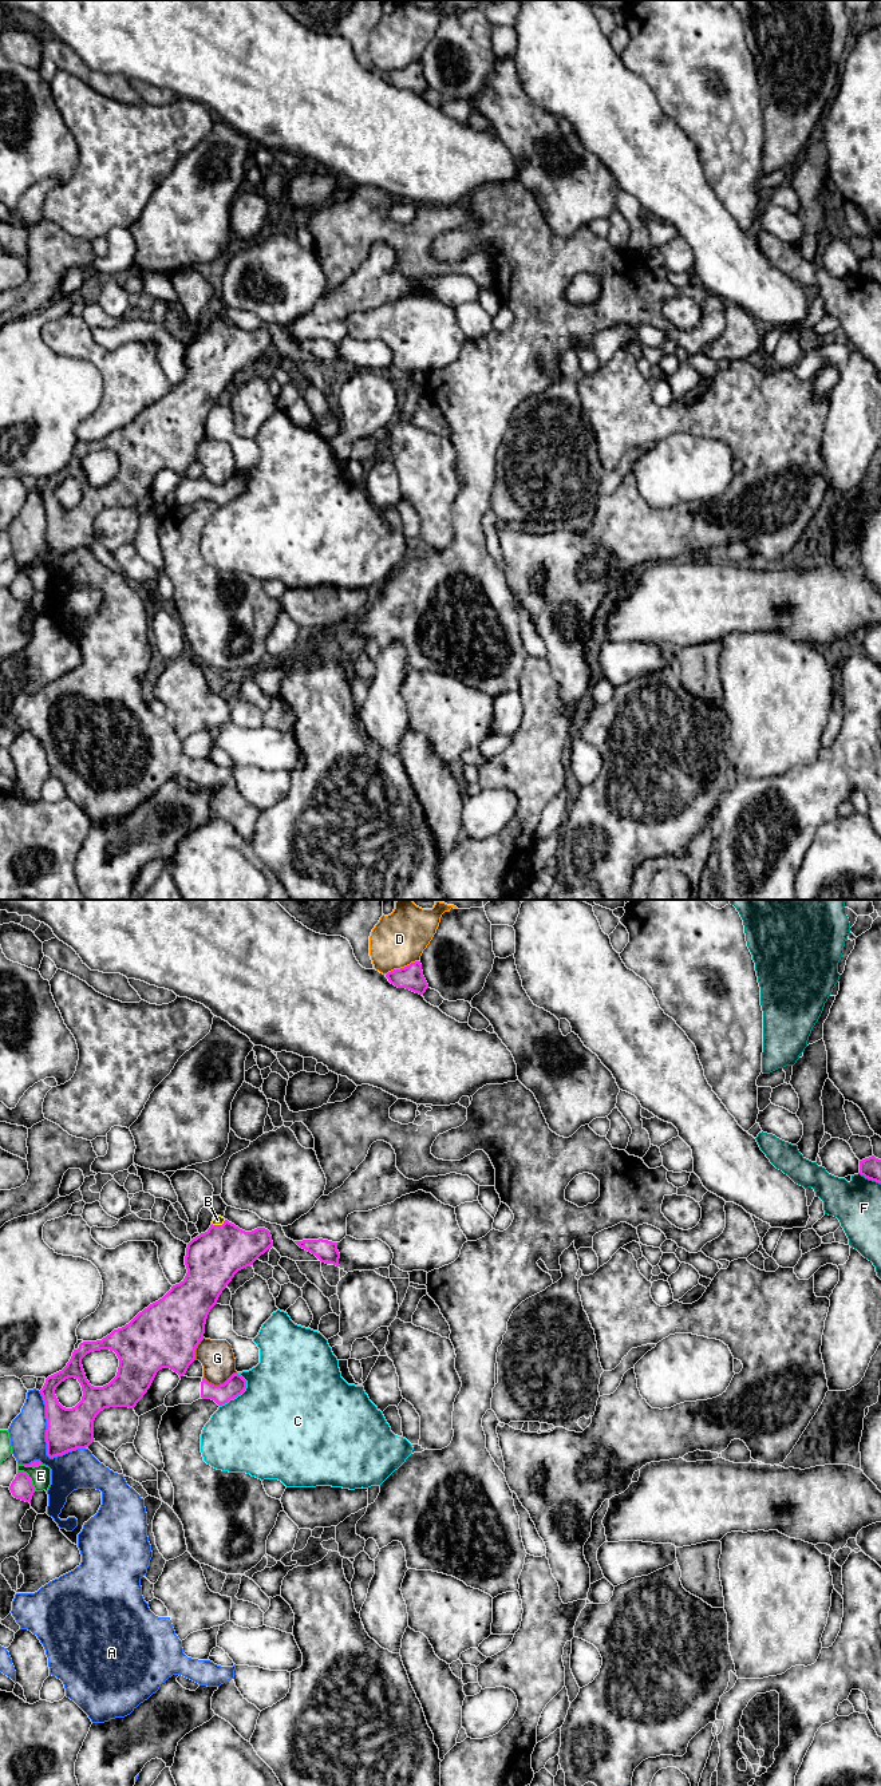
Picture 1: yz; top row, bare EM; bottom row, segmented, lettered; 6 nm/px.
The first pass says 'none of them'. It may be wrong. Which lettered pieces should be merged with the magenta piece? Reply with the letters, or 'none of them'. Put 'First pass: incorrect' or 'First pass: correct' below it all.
B
First pass: incorrect

